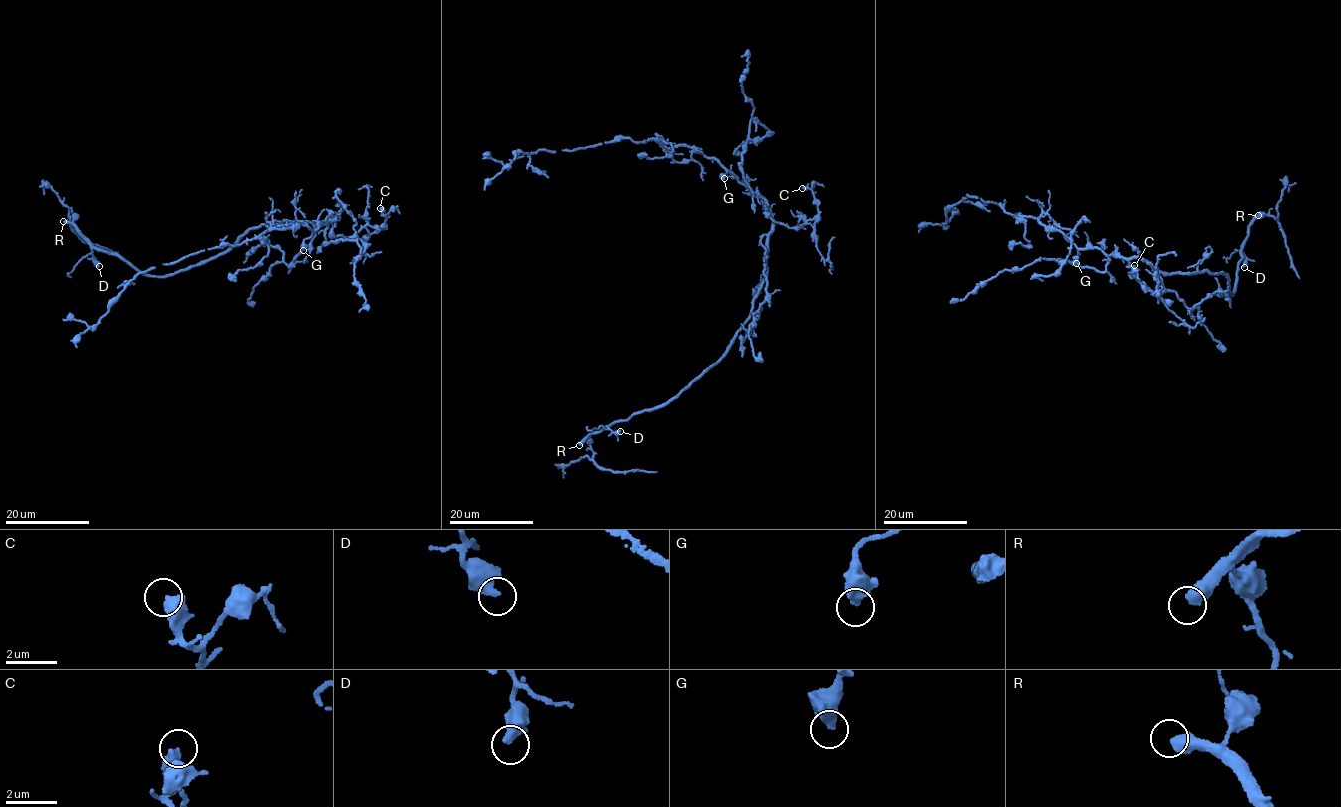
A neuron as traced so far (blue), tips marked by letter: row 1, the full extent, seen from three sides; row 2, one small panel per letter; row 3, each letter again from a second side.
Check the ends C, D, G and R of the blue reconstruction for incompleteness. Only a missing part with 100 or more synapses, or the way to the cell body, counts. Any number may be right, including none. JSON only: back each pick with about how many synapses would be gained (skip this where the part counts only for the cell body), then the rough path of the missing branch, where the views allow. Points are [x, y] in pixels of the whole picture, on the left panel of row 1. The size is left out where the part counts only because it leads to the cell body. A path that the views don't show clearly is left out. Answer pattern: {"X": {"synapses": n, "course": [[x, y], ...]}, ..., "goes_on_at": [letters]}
{"R": {"synapses": 180}, "goes_on_at": ["R"]}

